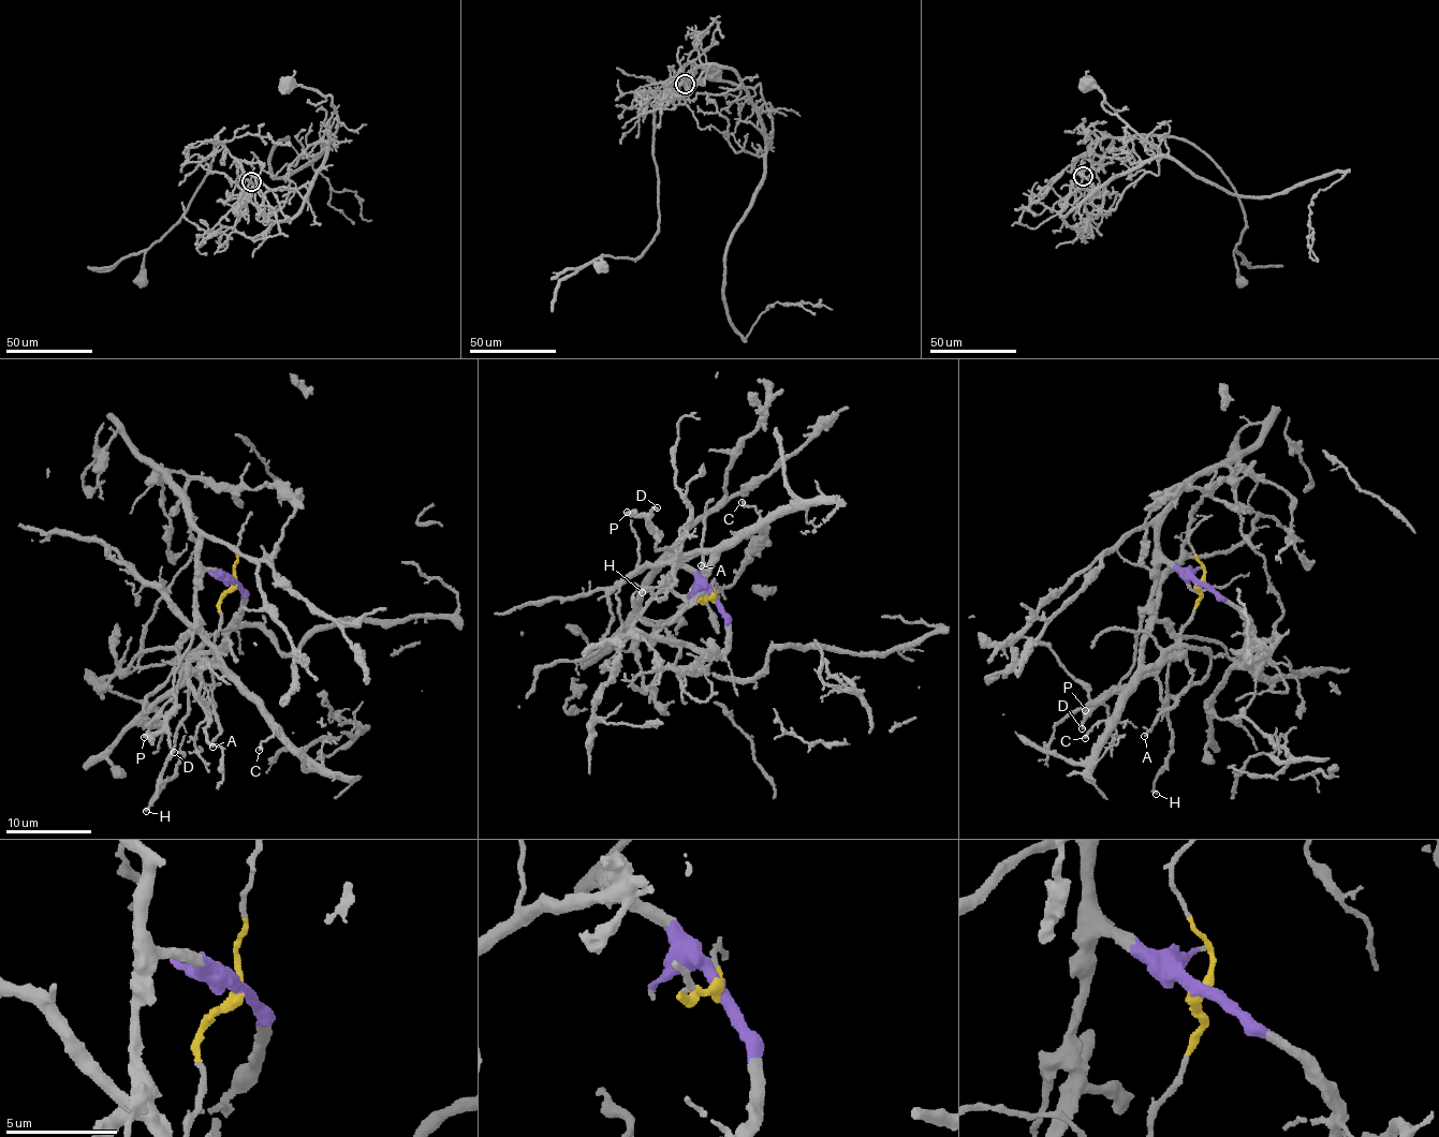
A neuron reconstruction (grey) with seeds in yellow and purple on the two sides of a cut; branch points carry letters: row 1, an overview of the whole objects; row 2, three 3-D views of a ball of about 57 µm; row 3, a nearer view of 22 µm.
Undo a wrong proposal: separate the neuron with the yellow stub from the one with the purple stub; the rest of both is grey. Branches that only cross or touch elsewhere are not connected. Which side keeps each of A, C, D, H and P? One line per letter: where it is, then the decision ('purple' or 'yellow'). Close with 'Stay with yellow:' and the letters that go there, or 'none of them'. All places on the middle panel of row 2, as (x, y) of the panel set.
A: place (701, 565); yellow
C: place (742, 502); yellow
D: place (657, 507); purple
H: place (642, 592); yellow
P: place (627, 512); purple
Stay with yellow: A, C, H

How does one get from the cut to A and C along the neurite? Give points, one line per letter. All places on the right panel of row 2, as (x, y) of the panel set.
A: (1199, 584), (1200, 596), (1193, 618), (1165, 656), (1185, 660), (1191, 679), (1188, 689), (1159, 715), (1145, 736)
C: (1199, 584), (1200, 596), (1193, 618), (1181, 630), (1179, 640), (1148, 666), (1107, 719), (1099, 721), (1084, 738)

